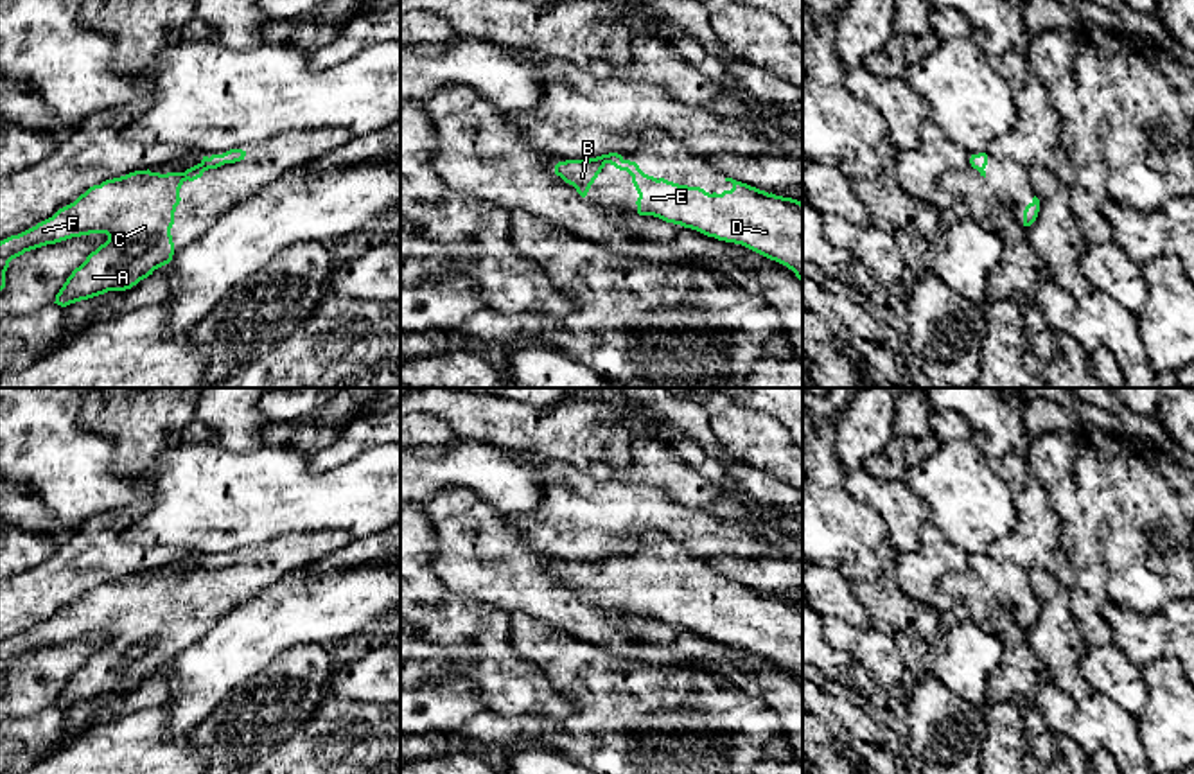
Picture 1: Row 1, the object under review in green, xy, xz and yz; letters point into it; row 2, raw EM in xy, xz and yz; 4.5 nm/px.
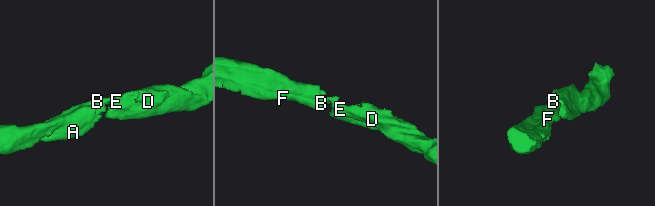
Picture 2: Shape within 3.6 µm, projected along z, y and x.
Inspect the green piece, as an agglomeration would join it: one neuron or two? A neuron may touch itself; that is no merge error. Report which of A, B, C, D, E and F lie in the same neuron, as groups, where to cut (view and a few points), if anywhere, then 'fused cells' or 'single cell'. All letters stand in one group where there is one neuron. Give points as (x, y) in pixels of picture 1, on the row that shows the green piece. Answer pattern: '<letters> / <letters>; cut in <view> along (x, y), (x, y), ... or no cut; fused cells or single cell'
A B C D E F; no cut; single cell

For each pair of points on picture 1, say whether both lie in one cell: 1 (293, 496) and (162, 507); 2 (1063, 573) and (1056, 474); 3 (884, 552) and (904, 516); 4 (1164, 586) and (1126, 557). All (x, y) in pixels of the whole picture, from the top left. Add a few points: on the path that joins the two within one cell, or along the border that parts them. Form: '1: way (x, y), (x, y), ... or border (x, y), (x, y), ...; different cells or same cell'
1: way (261, 496), (194, 500); same cell
2: border (1053, 509), (1058, 518), (1058, 543), (1074, 584); different cells
3: border (887, 537), (898, 552); different cells
4: way (1155, 577), (1135, 561); same cell

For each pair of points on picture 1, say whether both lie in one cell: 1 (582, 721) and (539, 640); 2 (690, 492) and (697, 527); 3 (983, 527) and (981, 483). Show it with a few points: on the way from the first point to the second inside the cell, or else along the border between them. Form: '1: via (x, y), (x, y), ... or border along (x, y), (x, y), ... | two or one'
1: via (584, 701), (584, 685), (559, 659) | one
2: border along (656, 489), (661, 489), (683, 505), (702, 510) | two
3: via (981, 516), (981, 494) | one

